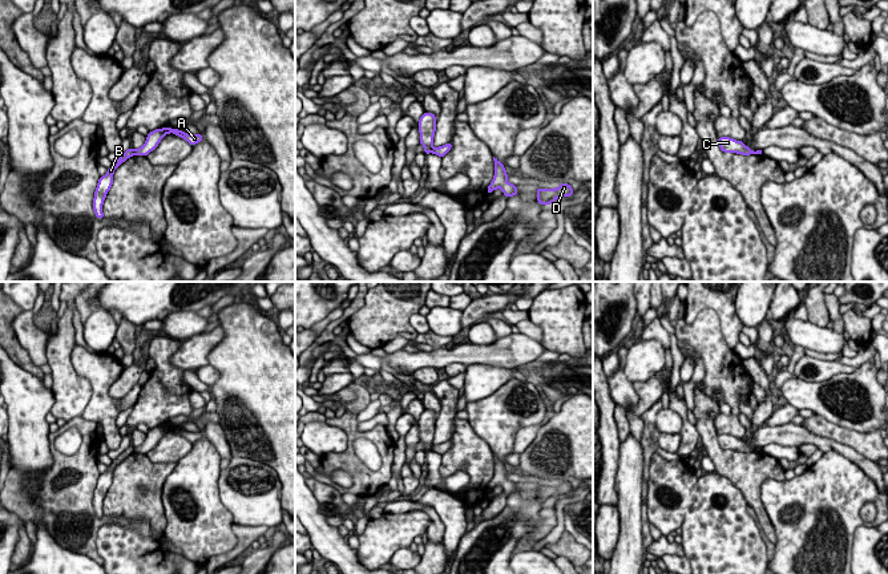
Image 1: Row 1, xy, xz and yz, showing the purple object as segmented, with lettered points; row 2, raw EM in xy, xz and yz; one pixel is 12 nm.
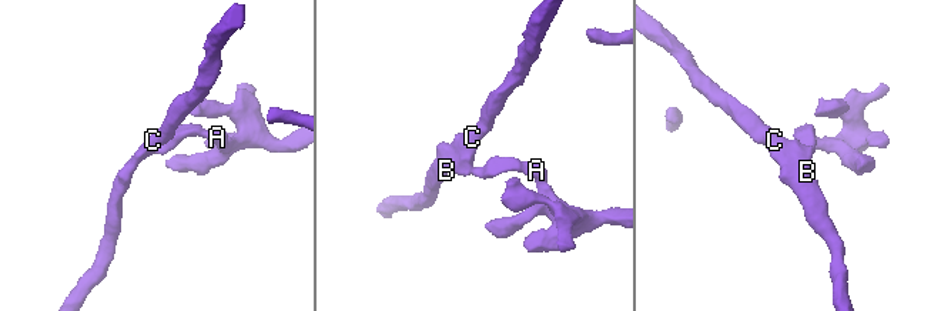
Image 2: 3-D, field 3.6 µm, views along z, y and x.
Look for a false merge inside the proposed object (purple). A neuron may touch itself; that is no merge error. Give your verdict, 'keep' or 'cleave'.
cleave

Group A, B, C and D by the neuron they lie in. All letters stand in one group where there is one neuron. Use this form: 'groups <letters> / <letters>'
groups A D / B C

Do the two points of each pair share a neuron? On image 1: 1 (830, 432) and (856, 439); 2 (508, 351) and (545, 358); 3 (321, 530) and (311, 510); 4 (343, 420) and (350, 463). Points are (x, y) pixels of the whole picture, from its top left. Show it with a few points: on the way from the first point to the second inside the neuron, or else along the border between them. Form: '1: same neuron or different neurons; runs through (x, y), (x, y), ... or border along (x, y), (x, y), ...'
1: same neuron; runs through (836, 432), (850, 437)
2: different neurons; border along (545, 350), (535, 362)
3: same neuron; runs through (317, 525), (311, 516)
4: same neuron; runs through (351, 431), (350, 452)

